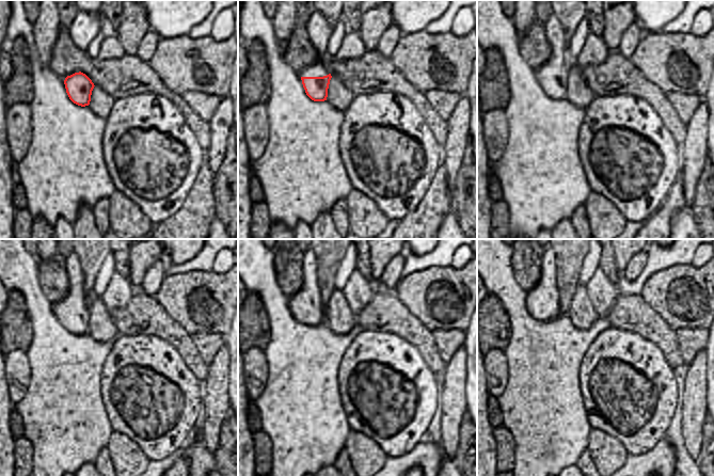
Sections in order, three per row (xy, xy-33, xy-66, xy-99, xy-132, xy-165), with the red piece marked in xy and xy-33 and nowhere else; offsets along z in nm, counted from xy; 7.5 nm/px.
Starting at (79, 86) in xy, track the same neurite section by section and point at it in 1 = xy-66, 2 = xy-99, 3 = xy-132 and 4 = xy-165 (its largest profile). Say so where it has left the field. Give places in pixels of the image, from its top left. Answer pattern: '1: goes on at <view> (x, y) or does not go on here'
1: goes on at xy-66 (556, 88)
2: goes on at xy-99 (78, 324)
3: goes on at xy-132 (308, 320)
4: goes on at xy-165 (543, 319)

